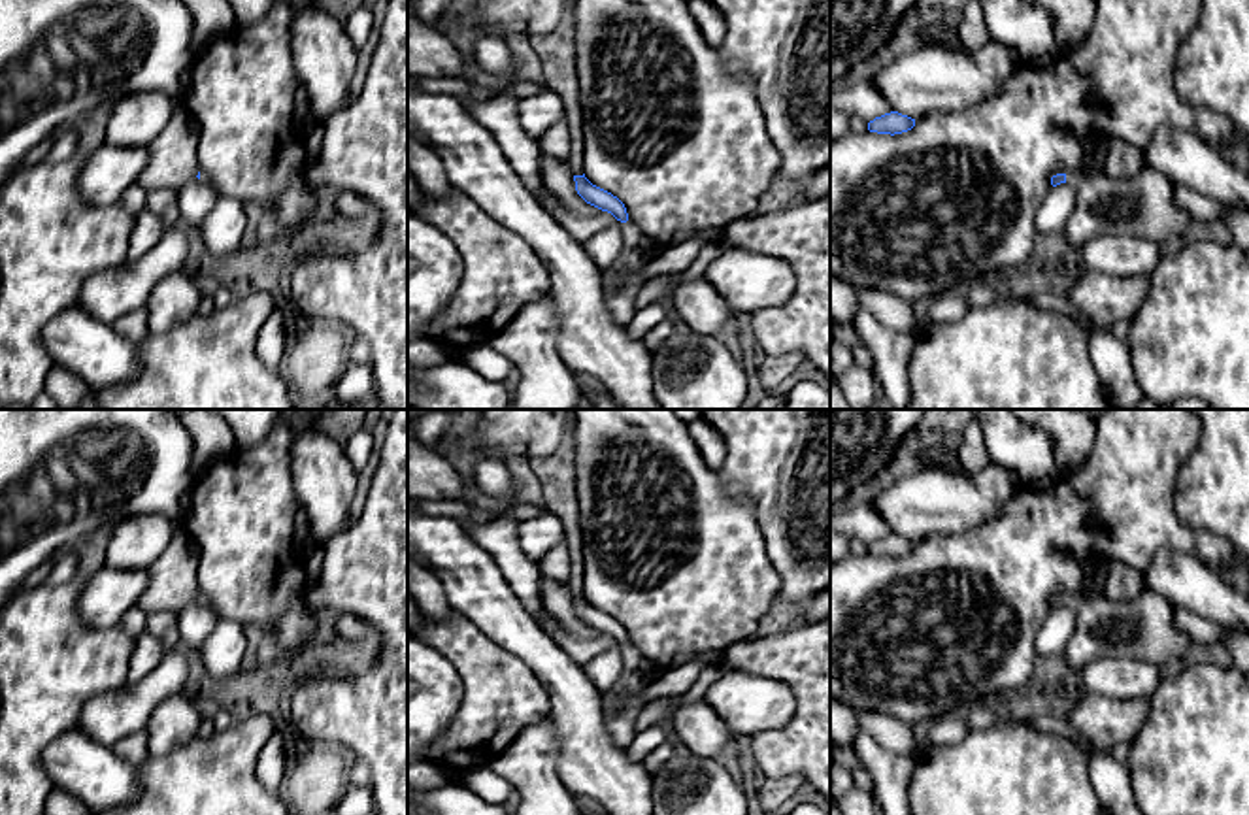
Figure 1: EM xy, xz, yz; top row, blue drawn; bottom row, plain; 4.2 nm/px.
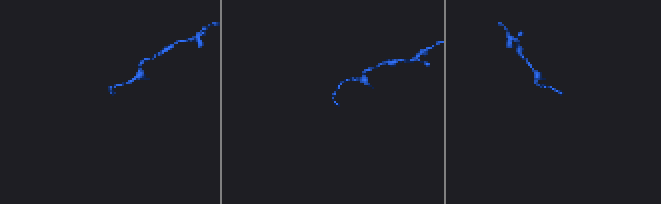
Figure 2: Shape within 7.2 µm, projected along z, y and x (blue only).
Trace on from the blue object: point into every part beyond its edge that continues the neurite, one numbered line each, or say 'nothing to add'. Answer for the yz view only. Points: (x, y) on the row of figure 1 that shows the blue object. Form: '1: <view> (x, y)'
1: yz (1142, 206)

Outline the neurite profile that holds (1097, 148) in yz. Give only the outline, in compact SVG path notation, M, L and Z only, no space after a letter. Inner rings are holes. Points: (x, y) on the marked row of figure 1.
M1091 136L1085 143L1085 155L1077 172L1087 175L1104 174L1109 143L1111 143L1109 138Z

